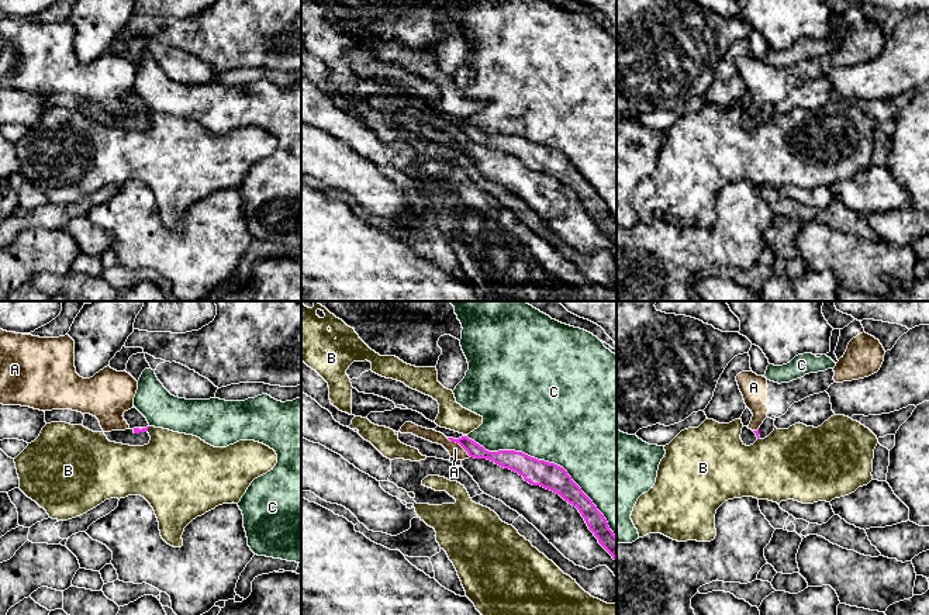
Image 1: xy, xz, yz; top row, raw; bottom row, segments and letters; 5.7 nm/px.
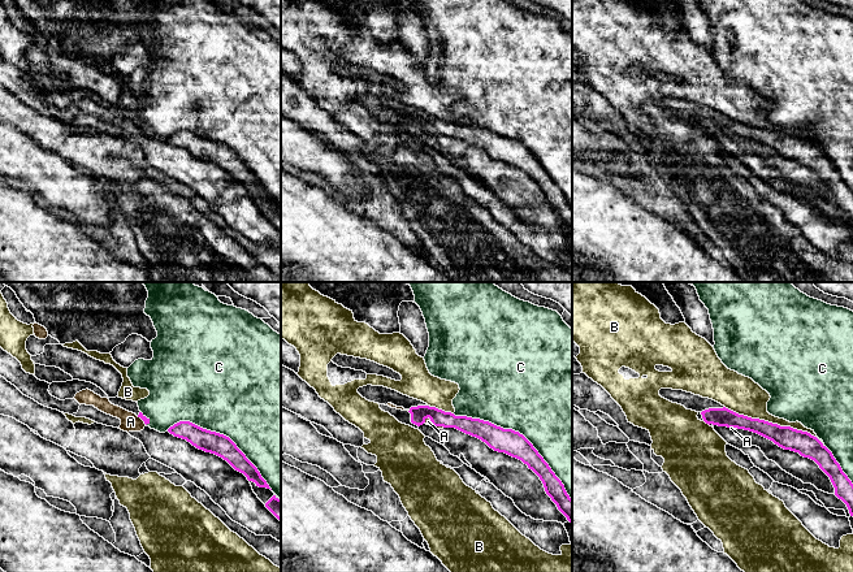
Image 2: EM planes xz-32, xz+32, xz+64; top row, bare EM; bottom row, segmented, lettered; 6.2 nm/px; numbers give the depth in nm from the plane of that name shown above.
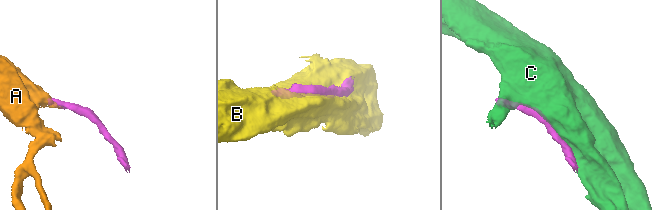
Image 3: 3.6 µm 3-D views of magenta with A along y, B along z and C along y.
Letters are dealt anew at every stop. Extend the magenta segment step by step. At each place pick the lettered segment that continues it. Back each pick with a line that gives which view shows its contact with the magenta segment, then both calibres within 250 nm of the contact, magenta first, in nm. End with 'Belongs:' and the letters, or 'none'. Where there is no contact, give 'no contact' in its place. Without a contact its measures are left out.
Belongs: none

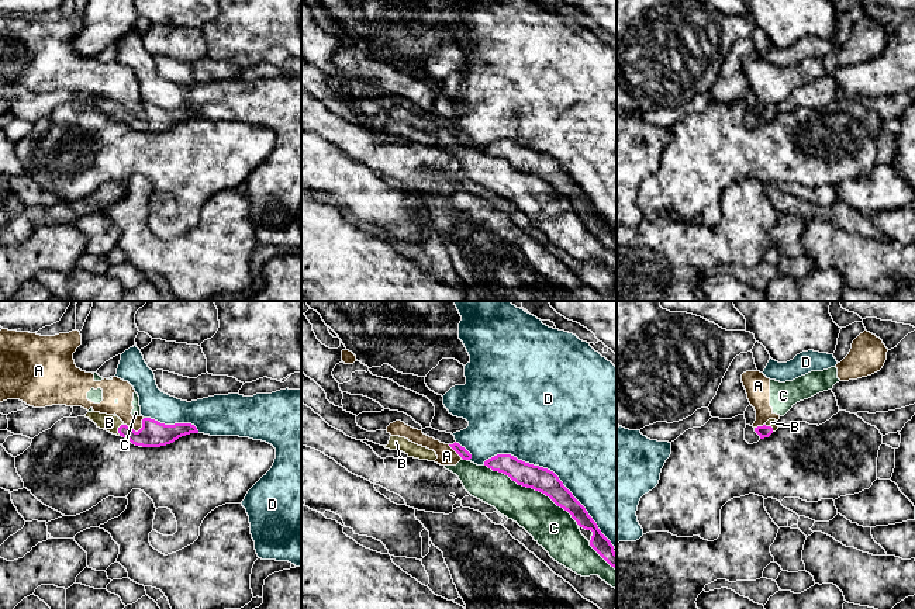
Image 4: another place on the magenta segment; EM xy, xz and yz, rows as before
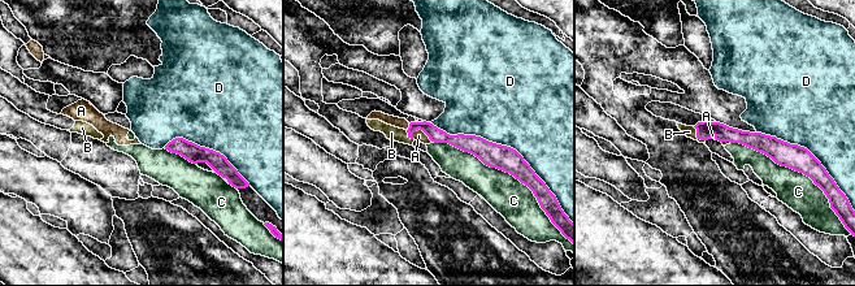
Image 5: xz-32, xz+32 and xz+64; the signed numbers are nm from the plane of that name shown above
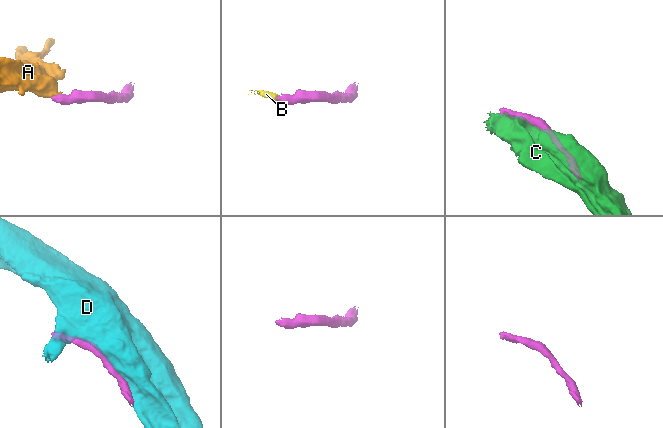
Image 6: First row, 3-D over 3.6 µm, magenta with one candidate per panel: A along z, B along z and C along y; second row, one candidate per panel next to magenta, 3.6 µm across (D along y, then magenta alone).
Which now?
B: meets magenta in xy; 150 nm thick on the magenta side, 100 nm on the other
Belongs: B

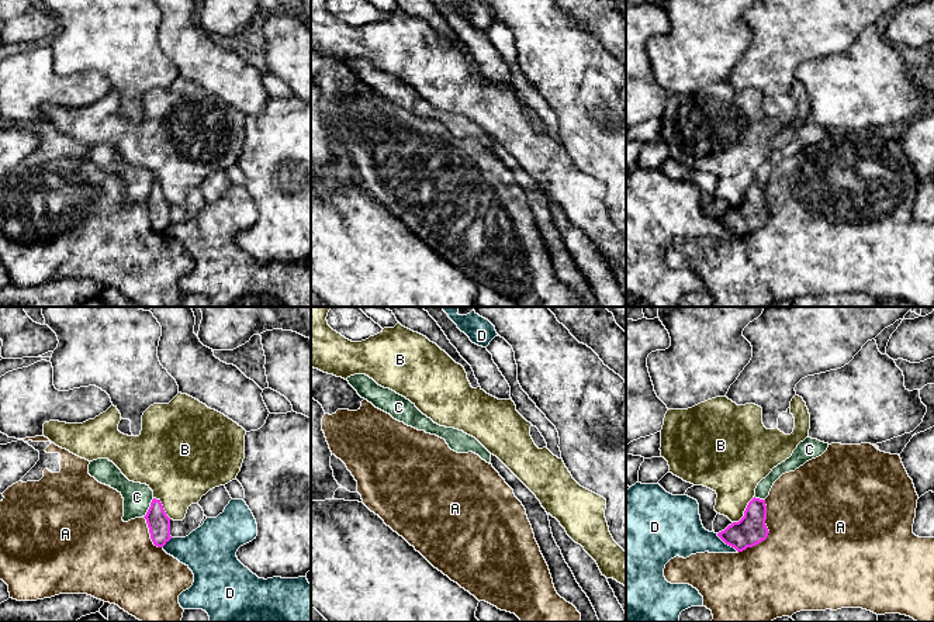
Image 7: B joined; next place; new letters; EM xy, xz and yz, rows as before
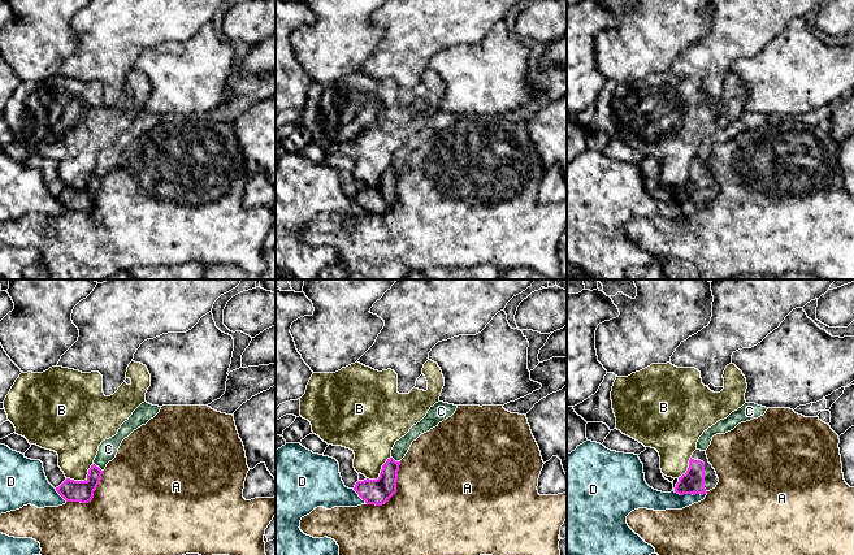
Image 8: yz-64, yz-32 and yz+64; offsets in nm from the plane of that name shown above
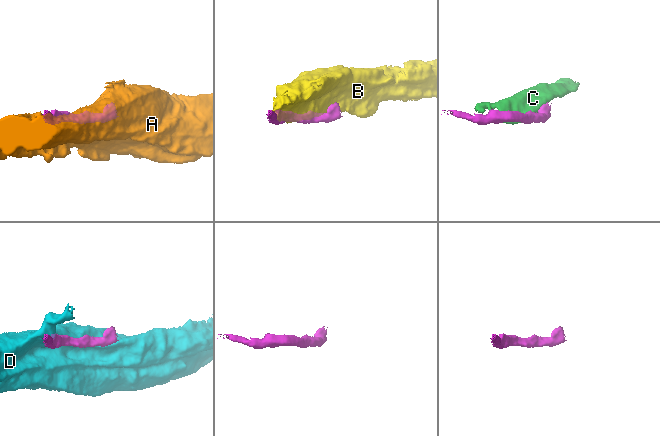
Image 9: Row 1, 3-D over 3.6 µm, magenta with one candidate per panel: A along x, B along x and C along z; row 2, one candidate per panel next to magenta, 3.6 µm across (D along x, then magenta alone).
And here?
Belongs: none

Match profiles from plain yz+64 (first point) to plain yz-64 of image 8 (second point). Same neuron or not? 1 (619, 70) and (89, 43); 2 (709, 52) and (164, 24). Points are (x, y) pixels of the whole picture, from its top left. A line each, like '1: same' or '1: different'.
1: different
2: same

